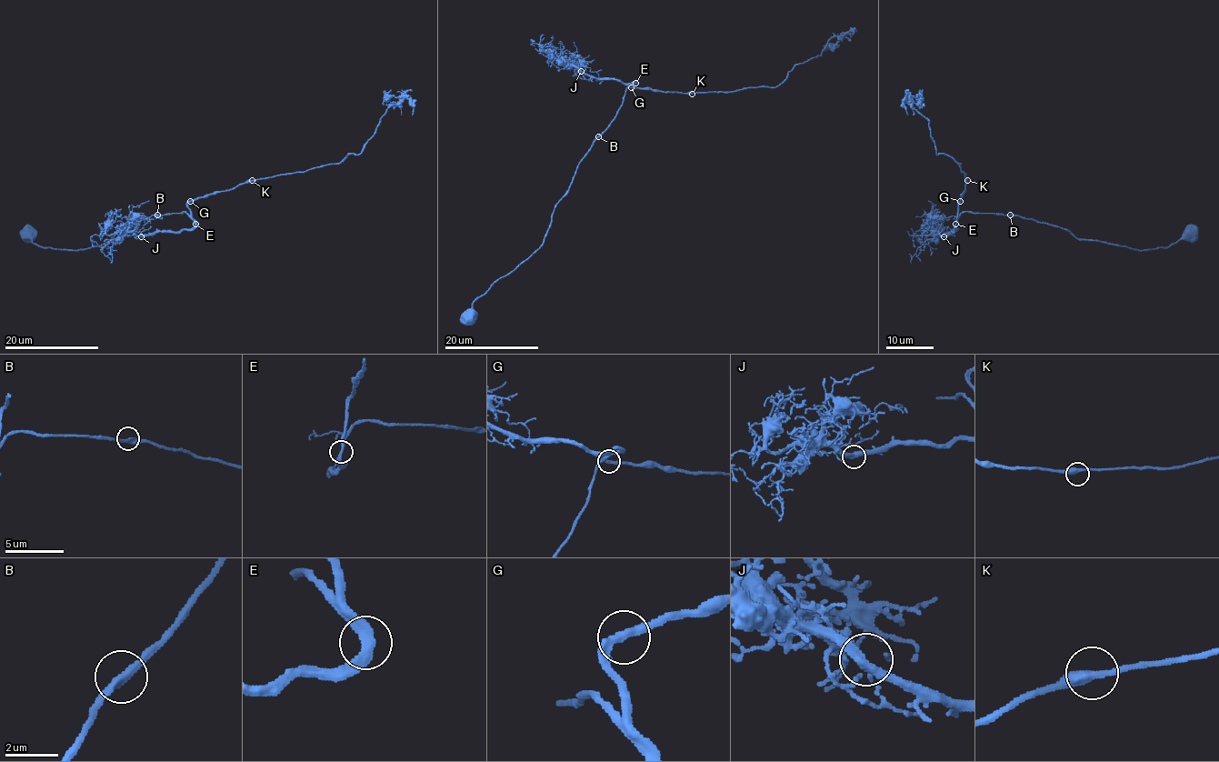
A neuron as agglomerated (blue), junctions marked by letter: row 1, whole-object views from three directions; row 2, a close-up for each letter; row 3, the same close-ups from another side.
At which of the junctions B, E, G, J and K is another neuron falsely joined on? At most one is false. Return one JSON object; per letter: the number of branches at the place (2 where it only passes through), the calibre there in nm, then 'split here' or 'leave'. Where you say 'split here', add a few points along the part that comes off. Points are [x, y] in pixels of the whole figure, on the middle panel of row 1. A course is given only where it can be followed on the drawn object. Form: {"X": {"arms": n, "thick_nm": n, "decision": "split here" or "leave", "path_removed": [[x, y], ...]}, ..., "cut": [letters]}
{"B": {"arms": 2, "thick_nm": 340, "decision": "leave"}, "E": {"arms": 2, "thick_nm": 340, "decision": "leave"}, "G": {"arms": 2, "thick_nm": 300, "decision": "leave"}, "J": {"arms": 2, "thick_nm": 360, "decision": "leave"}, "K": {"arms": 2, "thick_nm": 360, "decision": "leave"}, "cut": []}

